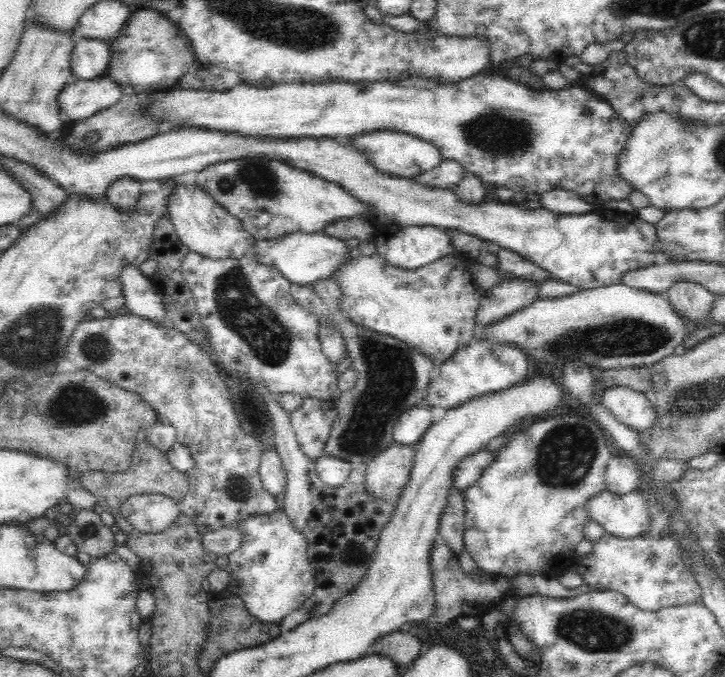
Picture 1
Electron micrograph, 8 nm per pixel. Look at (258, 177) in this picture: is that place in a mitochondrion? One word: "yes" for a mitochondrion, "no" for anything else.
yes

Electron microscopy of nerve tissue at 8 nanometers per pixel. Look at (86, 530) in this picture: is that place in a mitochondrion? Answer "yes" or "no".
yes

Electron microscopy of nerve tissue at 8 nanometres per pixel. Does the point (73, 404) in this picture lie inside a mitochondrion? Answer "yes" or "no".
yes

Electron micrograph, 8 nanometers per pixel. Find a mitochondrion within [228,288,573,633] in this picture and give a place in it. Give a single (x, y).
(389, 377)

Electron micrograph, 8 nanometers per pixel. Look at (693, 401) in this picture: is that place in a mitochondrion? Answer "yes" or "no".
yes

